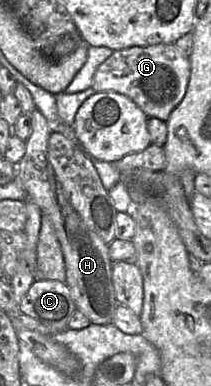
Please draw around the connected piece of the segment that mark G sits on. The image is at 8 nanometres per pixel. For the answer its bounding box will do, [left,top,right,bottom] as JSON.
[92,43,190,122]

